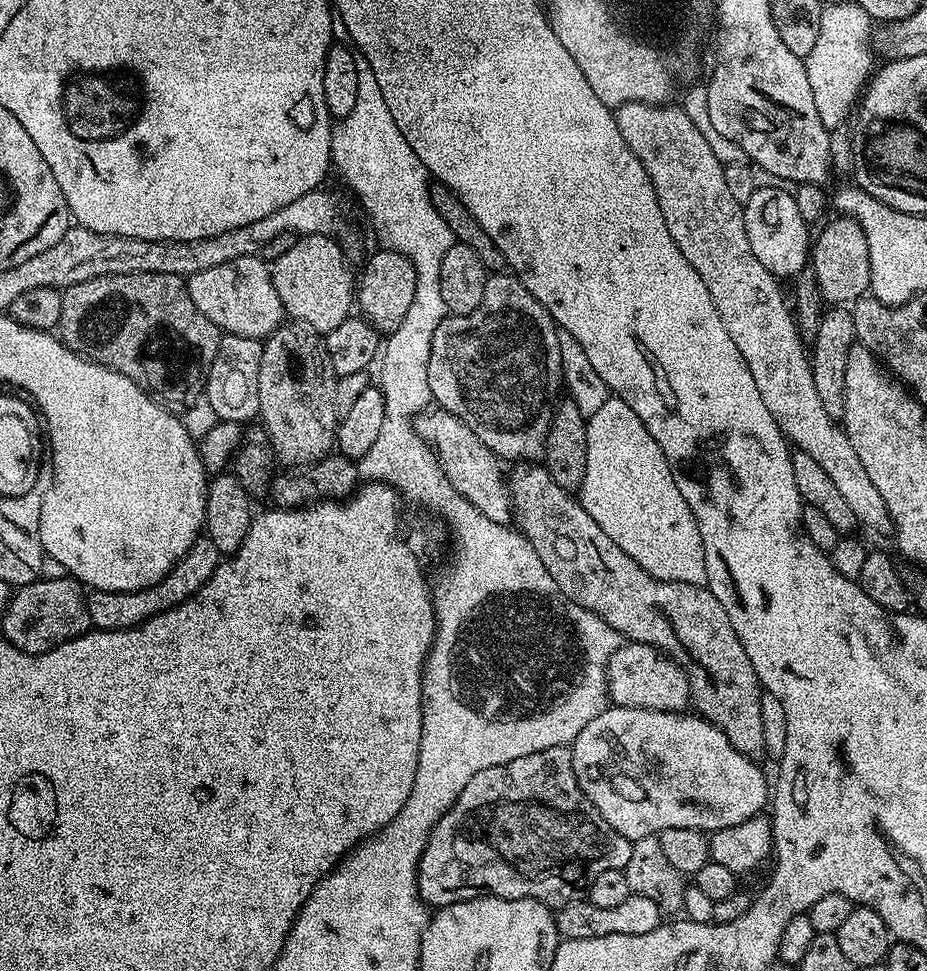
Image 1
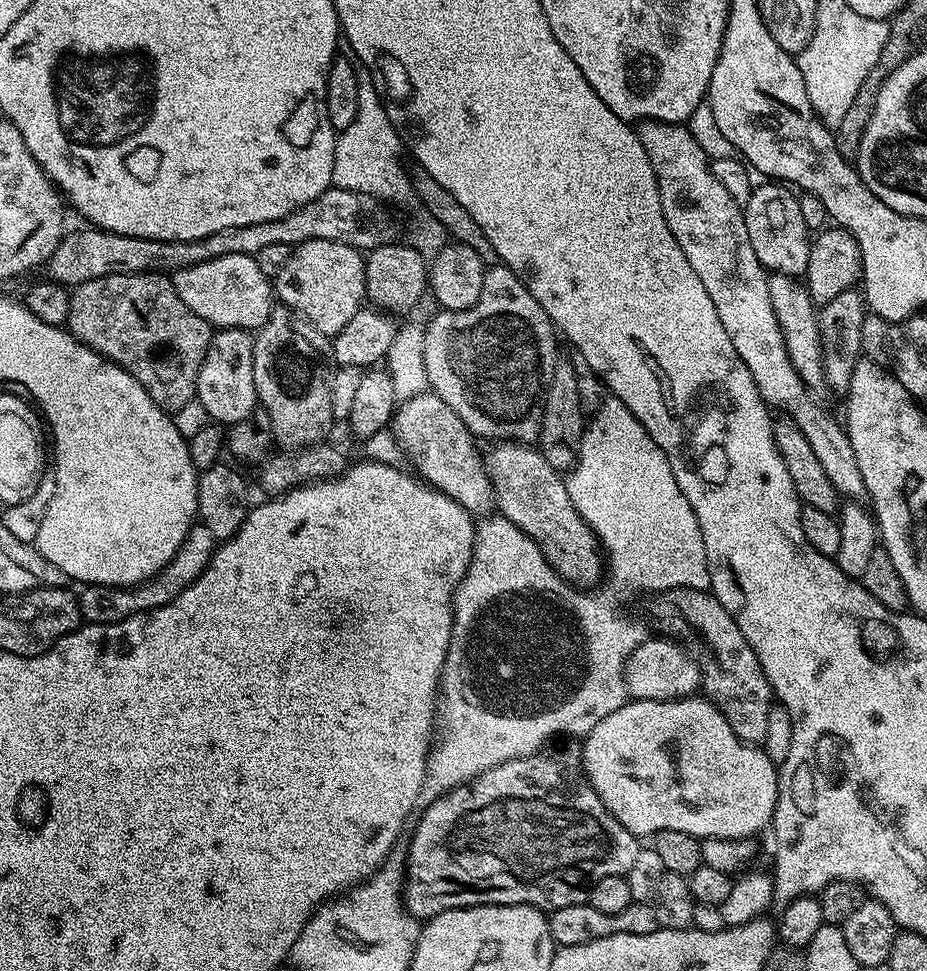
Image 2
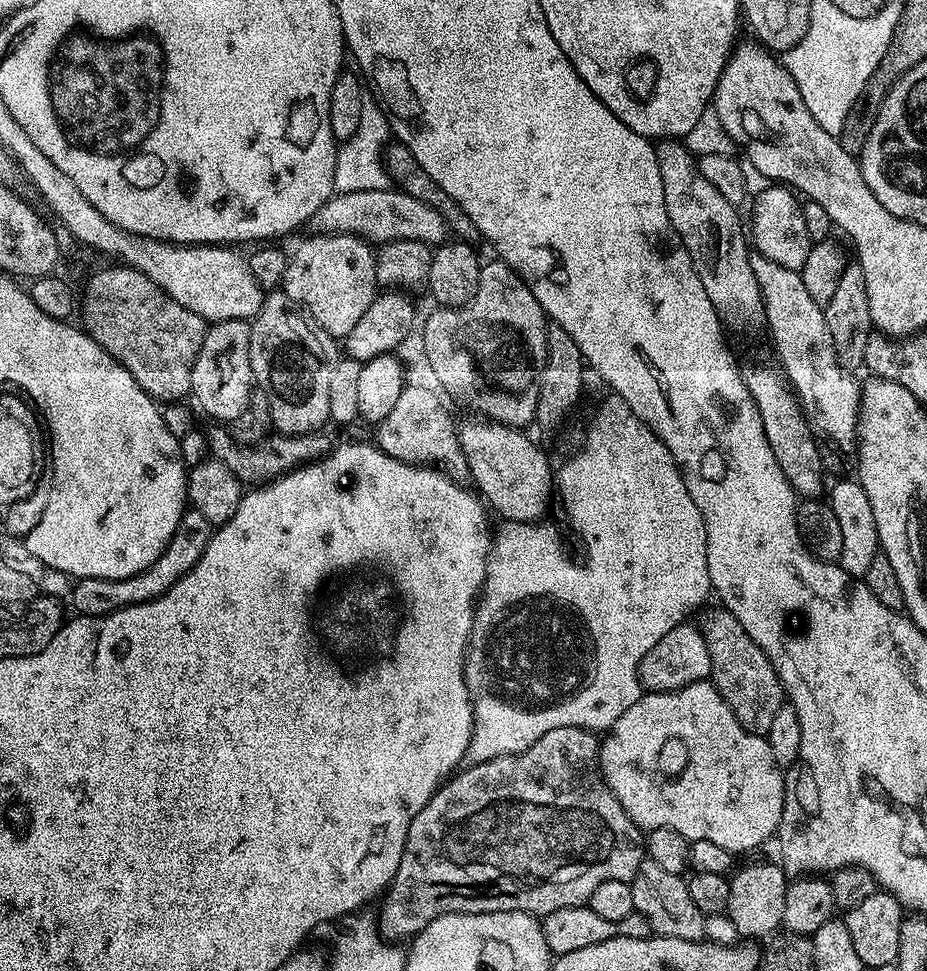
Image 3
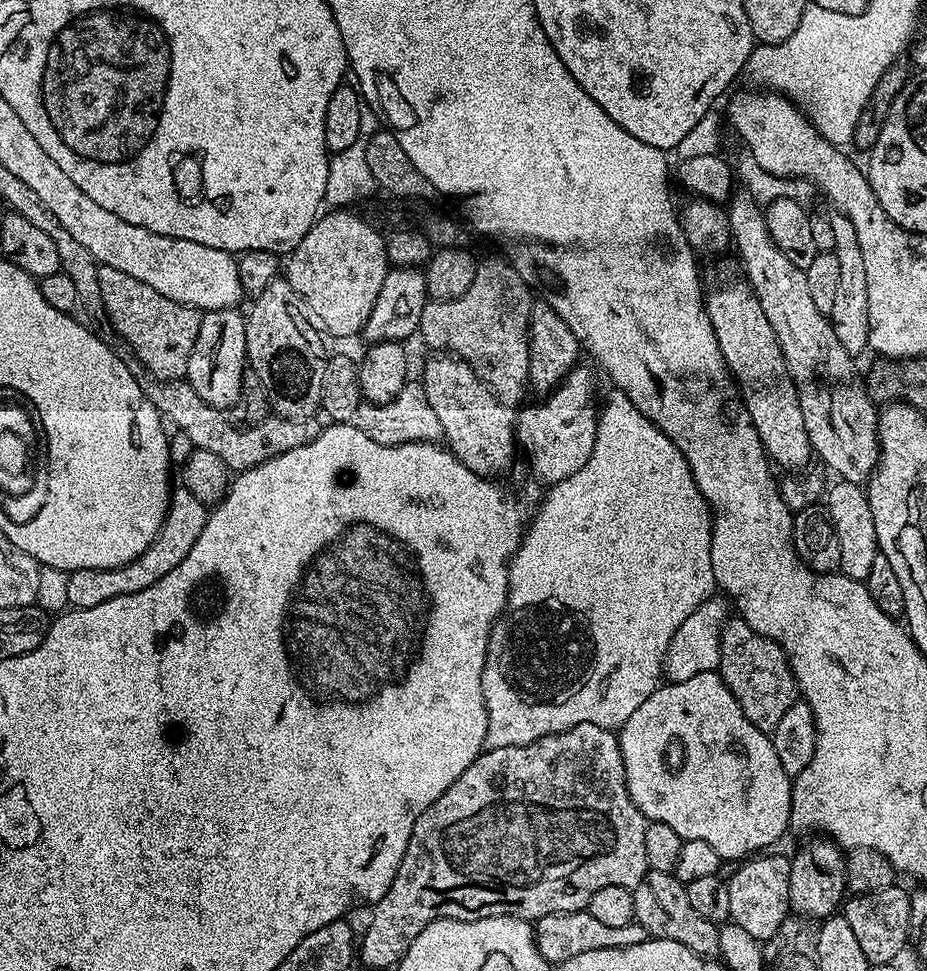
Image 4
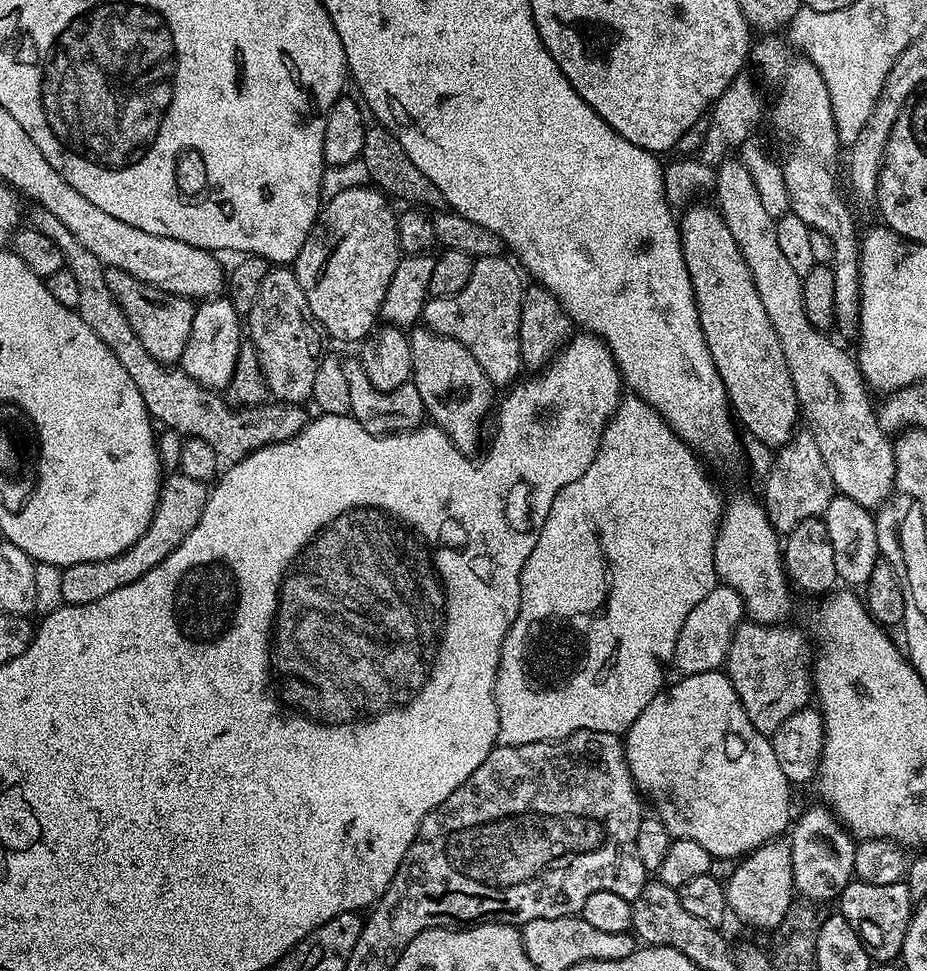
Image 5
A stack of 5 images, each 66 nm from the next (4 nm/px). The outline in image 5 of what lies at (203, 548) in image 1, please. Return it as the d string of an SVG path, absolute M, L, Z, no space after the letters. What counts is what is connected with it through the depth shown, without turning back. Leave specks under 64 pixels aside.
M179 470L163 477L160 486L160 497L156 509L152 512L152 521L146 528L146 534L130 546L122 554L105 560L91 560L70 565L62 571L62 600L65 604L85 604L98 602L98 598L119 590L122 586L130 586L130 582L138 582L142 574L150 574L158 562L162 562L182 543L186 534L198 526L202 518L202 510L206 510L206 502L210 488L205 481L195 480Z

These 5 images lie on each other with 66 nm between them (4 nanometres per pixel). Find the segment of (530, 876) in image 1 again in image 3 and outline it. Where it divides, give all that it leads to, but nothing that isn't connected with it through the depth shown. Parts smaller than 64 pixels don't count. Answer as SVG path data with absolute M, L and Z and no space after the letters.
M558 726L558 730L546 730L546 734L542 734L542 738L534 742L534 746L518 754L499 756L481 764L472 764L465 772L459 772L457 771L436 789L430 802L426 802L426 806L422 806L422 810L418 810L418 814L410 822L410 830L406 834L406 846L402 850L398 870L394 874L392 883L383 893L384 905L380 908L380 916L378 915L380 935L389 942L407 941L419 934L426 926L430 926L430 922L434 922L434 918L442 914L455 912L482 914L498 910L518 910L543 918L554 910L579 904L587 905L590 894L594 894L599 884L611 880L631 882L640 864L646 859L646 840L642 835L642 829L626 814L626 810L622 810L618 798L614 798L614 794L608 789L604 777L600 774L600 740L595 731L578 726Z

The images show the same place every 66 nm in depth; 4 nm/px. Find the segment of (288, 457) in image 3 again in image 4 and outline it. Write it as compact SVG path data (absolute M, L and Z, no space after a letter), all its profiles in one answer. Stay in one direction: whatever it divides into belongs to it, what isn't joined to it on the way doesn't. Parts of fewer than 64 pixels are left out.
M139 362L133 363L131 370L138 386L142 386L146 398L150 398L150 402L160 414L171 417L178 432L186 434L194 448L218 454L218 458L222 458L222 462L226 462L226 466L236 474L264 464L278 454L286 454L286 450L294 450L298 446L310 443L314 438L318 438L322 427L321 421L318 422L316 416L286 418L275 414L268 415L265 420L260 420L256 424L247 426L233 424L221 409L202 402L202 398L198 398L198 394L188 384L187 379L157 380L155 376L146 374Z

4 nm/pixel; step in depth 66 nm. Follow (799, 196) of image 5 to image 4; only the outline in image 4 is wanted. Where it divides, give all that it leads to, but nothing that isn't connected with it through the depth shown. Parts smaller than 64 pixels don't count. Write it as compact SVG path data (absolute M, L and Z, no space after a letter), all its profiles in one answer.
M839 214L830 219L834 230L832 253L838 258L839 281L834 297L834 307L830 309L828 319L834 326L834 334L852 357L859 357L860 351L868 348L870 338L870 301L866 295L866 265L862 258L862 249L858 247L858 233L850 220Z

